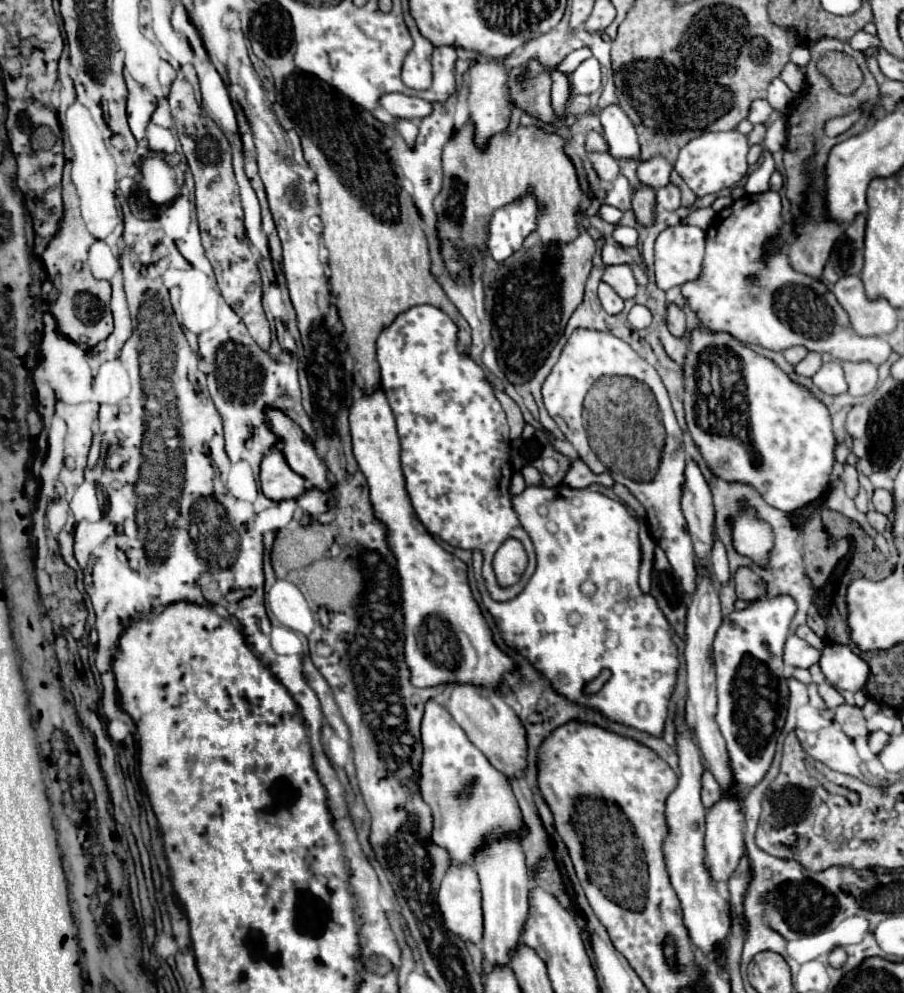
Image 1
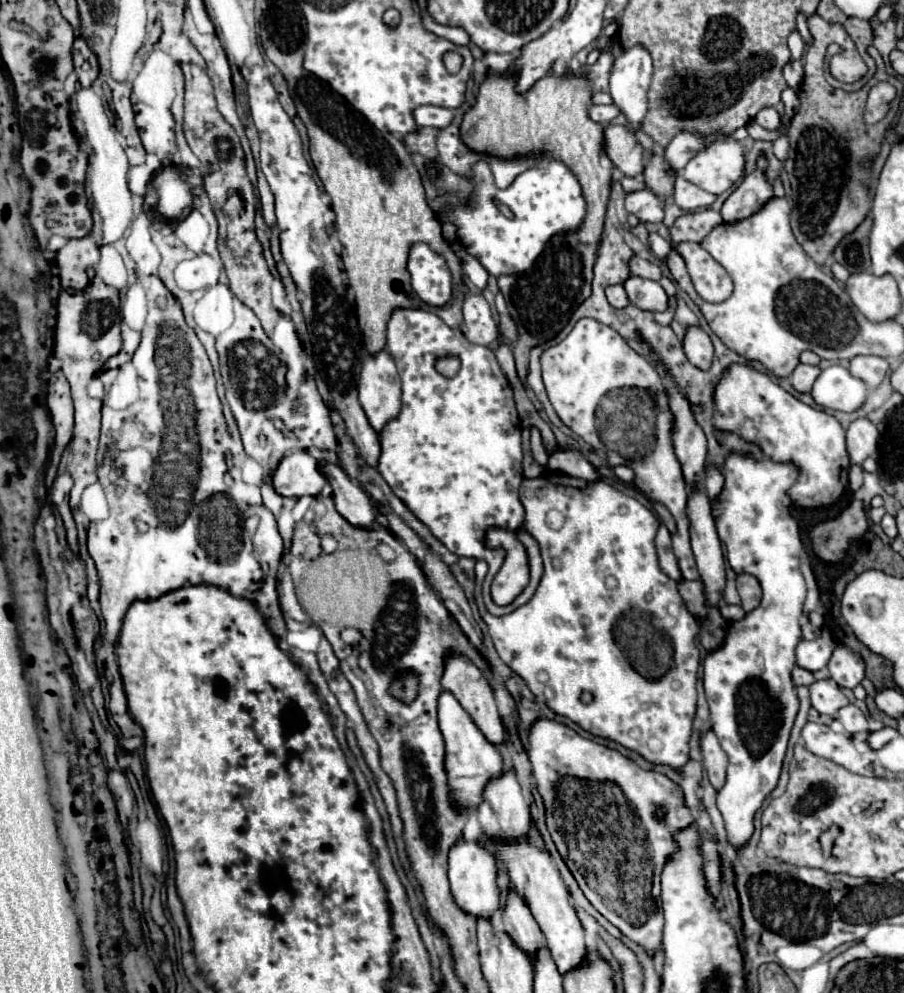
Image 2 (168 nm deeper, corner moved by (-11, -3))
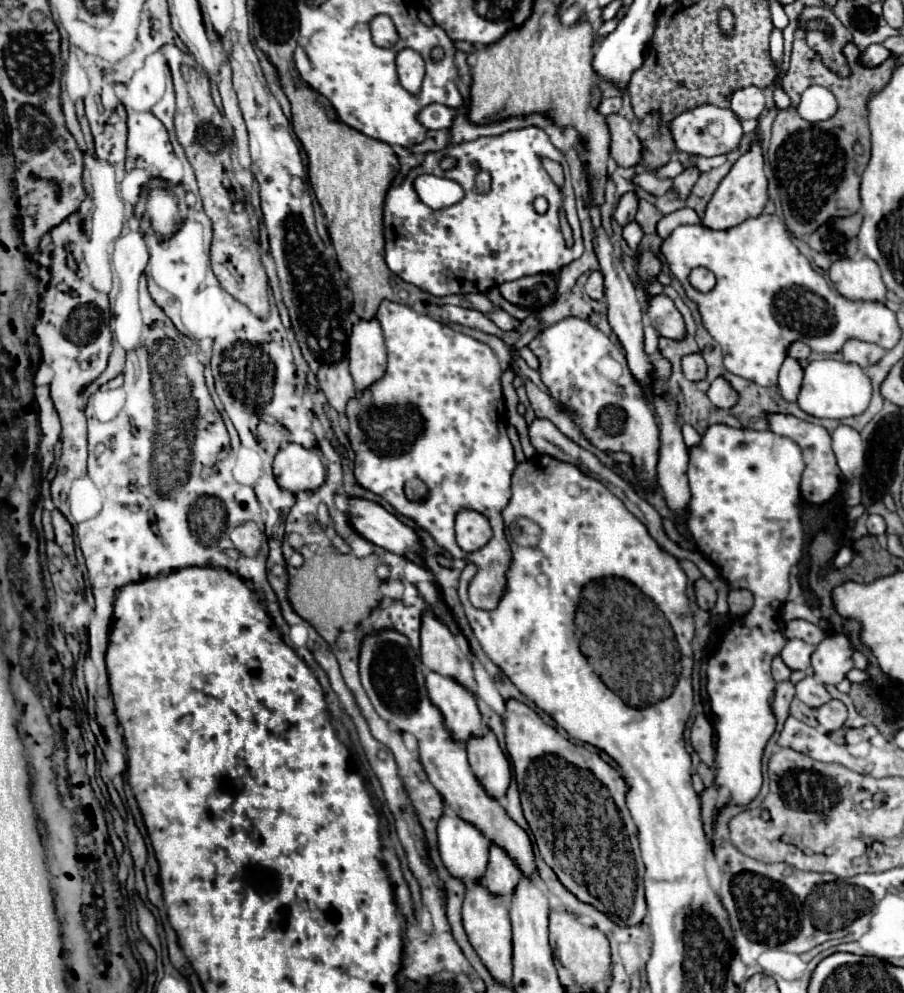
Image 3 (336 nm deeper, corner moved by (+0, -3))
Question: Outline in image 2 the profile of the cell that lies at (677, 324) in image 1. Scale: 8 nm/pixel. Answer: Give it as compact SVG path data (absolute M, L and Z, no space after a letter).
M691 326L685 334L685 354L693 366L699 370L707 370L713 360L713 344L711 338L697 326Z

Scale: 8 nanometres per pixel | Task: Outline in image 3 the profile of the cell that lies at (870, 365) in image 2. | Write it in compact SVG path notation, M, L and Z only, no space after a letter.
M848 340L844 344L844 348L842 348L842 360L858 364L864 370L868 366L876 364L882 356L884 356L884 350L880 350L880 346L868 344L868 342L860 342L860 340Z

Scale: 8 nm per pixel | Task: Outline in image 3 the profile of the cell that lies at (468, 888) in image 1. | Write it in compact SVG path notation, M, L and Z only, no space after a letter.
M444 814L438 824L438 850L450 876L462 882L484 880L490 844L472 824Z

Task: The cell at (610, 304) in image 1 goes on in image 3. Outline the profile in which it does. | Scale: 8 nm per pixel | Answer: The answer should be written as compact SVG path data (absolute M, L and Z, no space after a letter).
M596 270L596 272L592 272L590 274L590 278L588 278L588 282L586 282L586 294L590 296L590 298L594 298L594 300L604 300L604 276L602 276L602 272L600 270Z

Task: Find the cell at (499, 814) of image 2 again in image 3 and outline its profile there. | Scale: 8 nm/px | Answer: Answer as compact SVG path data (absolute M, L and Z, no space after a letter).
M488 730L482 738L472 738L466 746L468 762L480 786L490 798L504 798L510 786L510 764L498 746L496 736Z

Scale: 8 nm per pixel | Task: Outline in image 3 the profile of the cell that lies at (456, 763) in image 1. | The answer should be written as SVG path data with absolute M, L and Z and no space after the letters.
M426 674L428 698L440 710L444 718L444 728L456 742L466 744L470 738L484 736L484 726L480 722L480 712L476 698L452 678L440 674Z

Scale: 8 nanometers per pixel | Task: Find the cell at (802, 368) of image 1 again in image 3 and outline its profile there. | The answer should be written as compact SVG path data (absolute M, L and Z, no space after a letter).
M786 356L782 368L780 368L780 376L778 376L778 388L782 392L782 396L788 400L788 402L796 402L798 398L798 392L800 392L800 386L802 386L802 366L798 364L798 360Z

